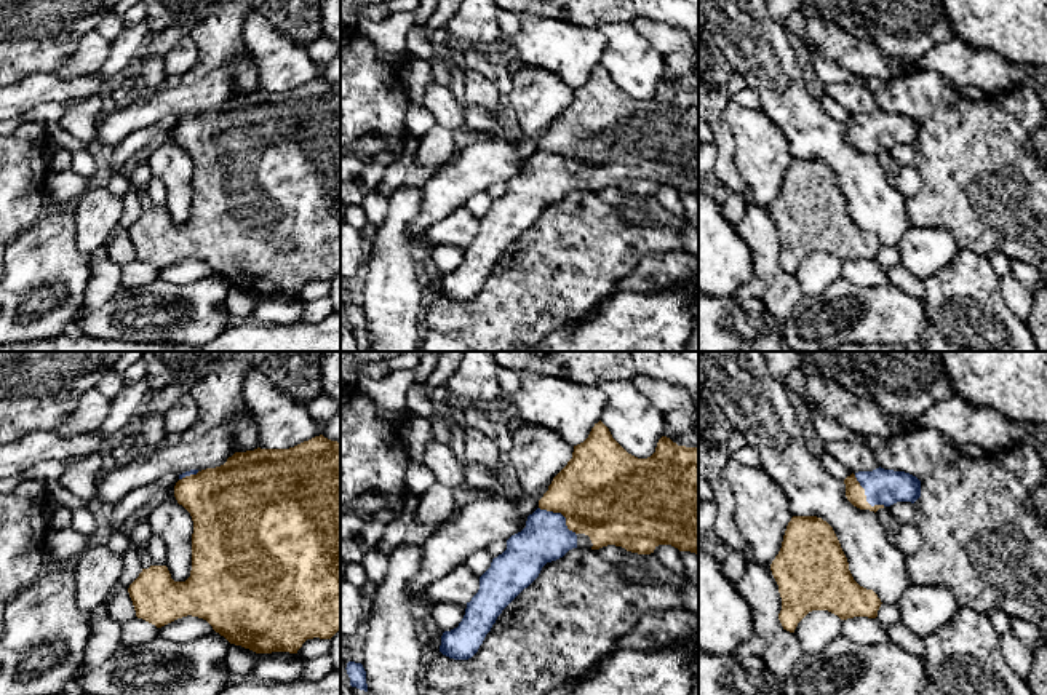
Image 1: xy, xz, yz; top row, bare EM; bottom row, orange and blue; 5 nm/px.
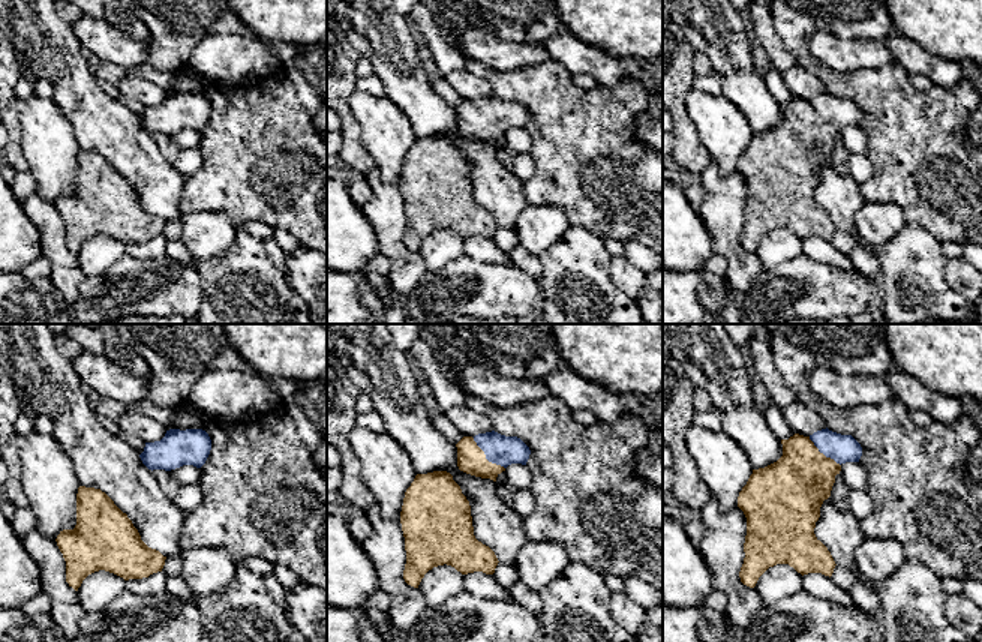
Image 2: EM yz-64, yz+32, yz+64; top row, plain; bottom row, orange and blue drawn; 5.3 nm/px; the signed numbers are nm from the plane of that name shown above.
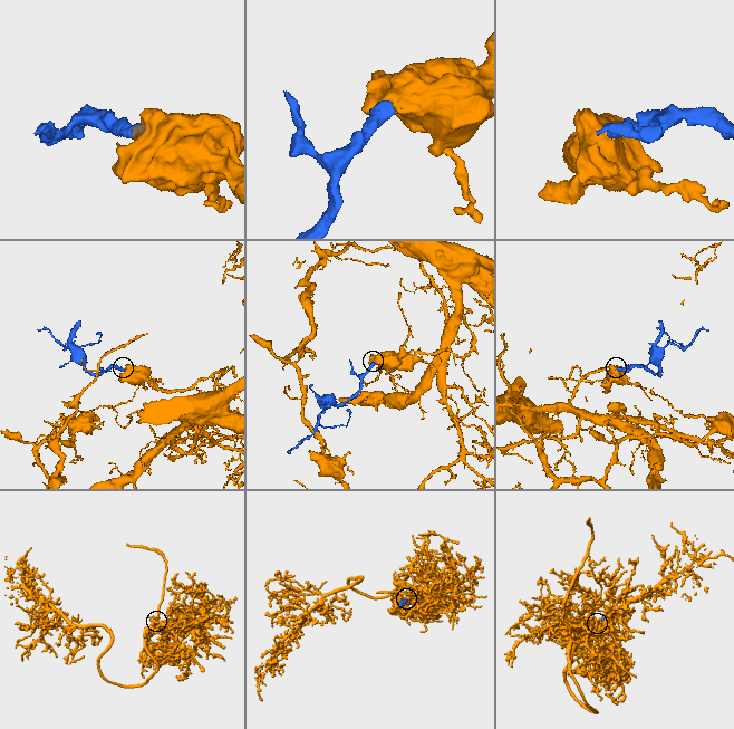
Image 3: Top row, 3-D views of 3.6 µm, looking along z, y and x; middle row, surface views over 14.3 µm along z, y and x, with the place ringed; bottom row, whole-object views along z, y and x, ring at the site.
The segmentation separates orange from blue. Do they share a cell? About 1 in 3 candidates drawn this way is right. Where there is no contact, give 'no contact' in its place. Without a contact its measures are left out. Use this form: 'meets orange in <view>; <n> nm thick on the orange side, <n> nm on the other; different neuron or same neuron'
meets orange in xz; 460 nm thick on the orange side, 240 nm on the other; same neuron

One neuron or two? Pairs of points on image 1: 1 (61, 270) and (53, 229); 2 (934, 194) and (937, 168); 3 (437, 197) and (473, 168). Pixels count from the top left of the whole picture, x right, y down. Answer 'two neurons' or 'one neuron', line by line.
1: one neuron
2: one neuron
3: one neuron

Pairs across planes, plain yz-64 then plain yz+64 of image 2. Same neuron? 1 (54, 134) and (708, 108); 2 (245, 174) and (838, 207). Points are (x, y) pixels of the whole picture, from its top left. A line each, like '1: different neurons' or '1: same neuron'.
1: same neuron
2: different neurons

